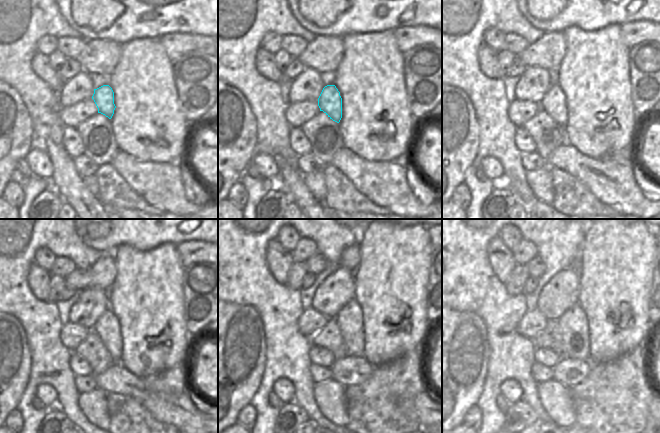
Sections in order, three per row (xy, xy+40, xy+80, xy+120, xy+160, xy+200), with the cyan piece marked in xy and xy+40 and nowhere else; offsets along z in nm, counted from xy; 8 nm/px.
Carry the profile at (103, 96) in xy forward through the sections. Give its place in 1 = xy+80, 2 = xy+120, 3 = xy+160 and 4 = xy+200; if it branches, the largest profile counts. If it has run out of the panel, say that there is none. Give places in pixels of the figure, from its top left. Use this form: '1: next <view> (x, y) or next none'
1: next xy+80 (554, 101)
2: next xy+120 (107, 327)
3: next xy+160 (349, 320)
4: next xy+200 (573, 324)

